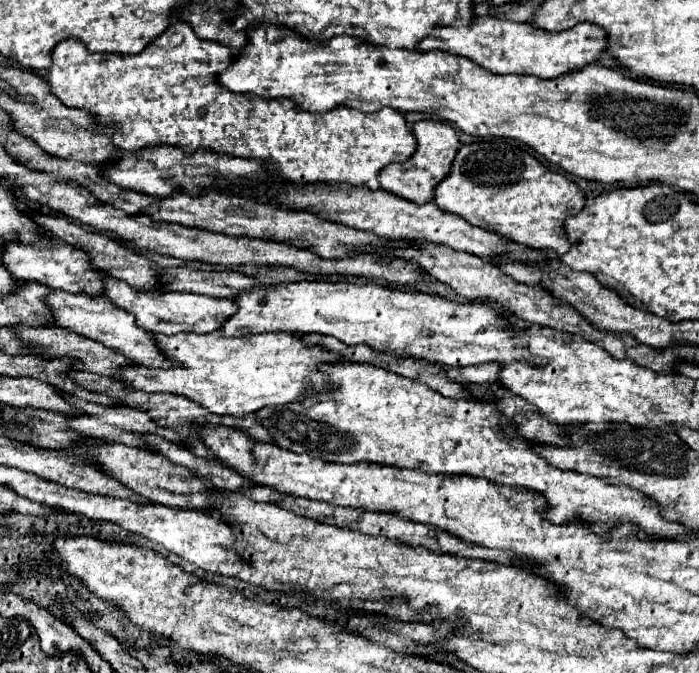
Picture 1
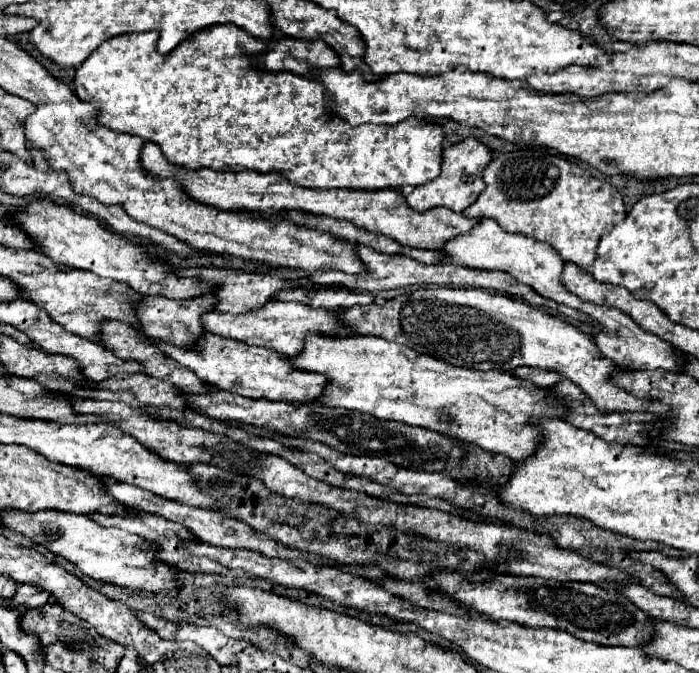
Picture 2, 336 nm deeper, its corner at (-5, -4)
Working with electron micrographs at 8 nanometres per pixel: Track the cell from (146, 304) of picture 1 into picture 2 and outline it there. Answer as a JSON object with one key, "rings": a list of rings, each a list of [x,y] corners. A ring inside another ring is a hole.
{"rings":[[[269,301],[259,309],[241,313],[241,315],[229,315],[229,313],[205,313],[201,315],[201,323],[205,325],[205,331],[213,335],[221,335],[225,339],[235,339],[241,343],[249,343],[255,347],[267,347],[273,351],[279,351],[283,355],[295,355],[303,349],[303,339],[307,333],[323,333],[323,335],[351,335],[347,327],[341,325],[339,313],[329,309],[311,309],[303,303],[281,303],[281,301]]]}

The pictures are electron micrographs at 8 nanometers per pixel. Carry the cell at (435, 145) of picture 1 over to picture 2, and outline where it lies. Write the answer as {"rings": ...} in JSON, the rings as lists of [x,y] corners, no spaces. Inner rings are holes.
{"rings":[[[467,137],[461,143],[455,143],[443,151],[443,161],[441,161],[441,175],[425,185],[415,187],[407,197],[407,205],[415,211],[429,211],[433,207],[449,207],[451,211],[461,213],[465,207],[473,203],[473,199],[479,197],[479,193],[485,189],[481,171],[487,167],[491,161],[491,151],[487,145],[477,141],[475,137]]]}

